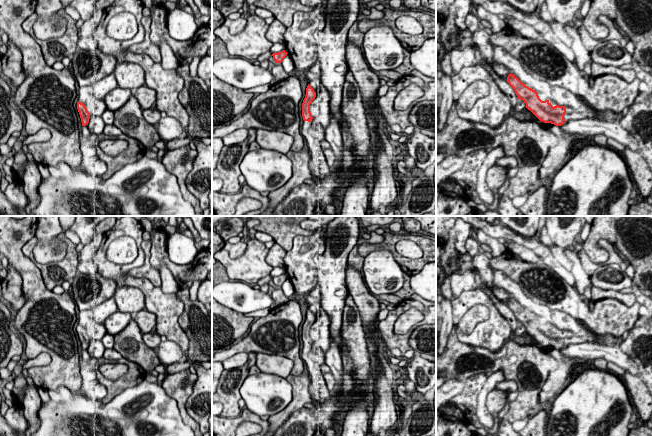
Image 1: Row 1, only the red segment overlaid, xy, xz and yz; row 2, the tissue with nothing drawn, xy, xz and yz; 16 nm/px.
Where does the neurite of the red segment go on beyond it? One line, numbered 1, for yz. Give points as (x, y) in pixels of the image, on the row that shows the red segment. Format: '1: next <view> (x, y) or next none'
1: next yz (567, 115)

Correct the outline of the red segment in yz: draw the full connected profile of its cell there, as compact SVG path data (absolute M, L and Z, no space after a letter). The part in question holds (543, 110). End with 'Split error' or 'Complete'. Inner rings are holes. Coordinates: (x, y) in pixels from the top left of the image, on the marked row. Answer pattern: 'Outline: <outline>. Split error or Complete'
Outline: M509 74L507 82L514 89L518 99L523 100L526 108L530 110L540 121L561 126L570 120L572 113L566 106L552 106L549 100L542 101L538 93L523 84L515 75Z. Split error

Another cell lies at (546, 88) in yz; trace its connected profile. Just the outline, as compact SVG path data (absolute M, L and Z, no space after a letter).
M493 46L493 57L491 59L499 65L511 71L523 84L535 90L542 101L548 100L554 107L556 105L570 108L572 115L570 120L580 120L576 110L585 103L568 89L557 86L555 80L542 76L538 73L530 74L524 70L521 62L512 57L503 47Z

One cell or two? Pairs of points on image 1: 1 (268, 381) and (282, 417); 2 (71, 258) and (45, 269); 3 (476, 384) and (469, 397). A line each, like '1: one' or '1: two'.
1: two
2: one
3: one

